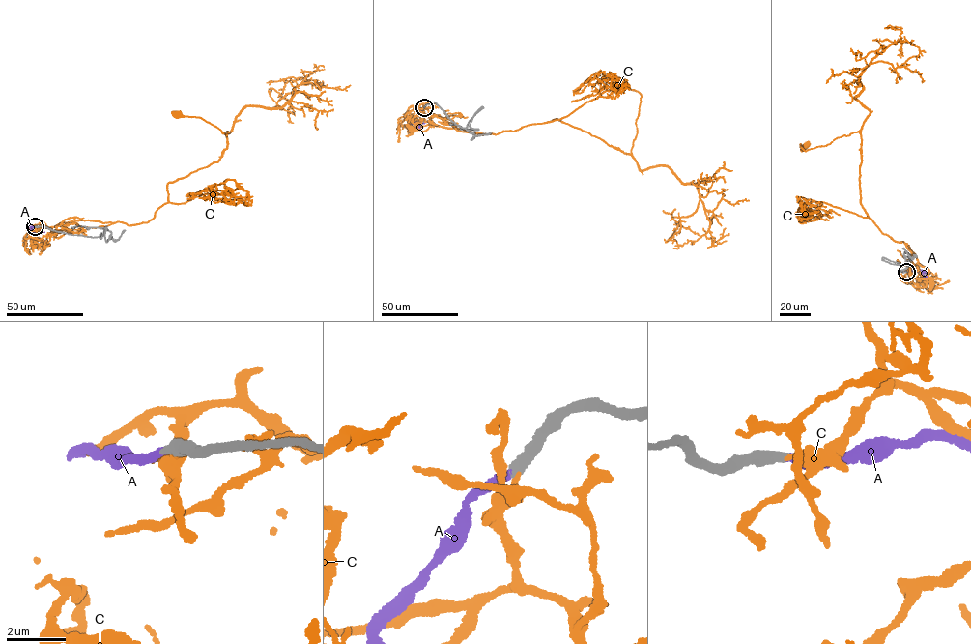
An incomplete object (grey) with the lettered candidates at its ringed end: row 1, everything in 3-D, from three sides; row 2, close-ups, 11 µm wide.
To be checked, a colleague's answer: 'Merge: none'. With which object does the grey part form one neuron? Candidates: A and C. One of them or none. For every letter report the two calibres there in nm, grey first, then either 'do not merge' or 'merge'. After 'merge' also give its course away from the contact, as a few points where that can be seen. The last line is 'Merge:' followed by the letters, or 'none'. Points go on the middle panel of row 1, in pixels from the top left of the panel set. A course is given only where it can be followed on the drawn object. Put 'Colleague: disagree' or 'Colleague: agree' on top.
Colleague: disagree
A: 360 nm thick on the grey side, 240 nm on the other; merge; it runs (424, 107), (414, 121), (419, 128)
C: 380 nm thick on the grey side, 240 nm on the other; do not merge
Merge: A

